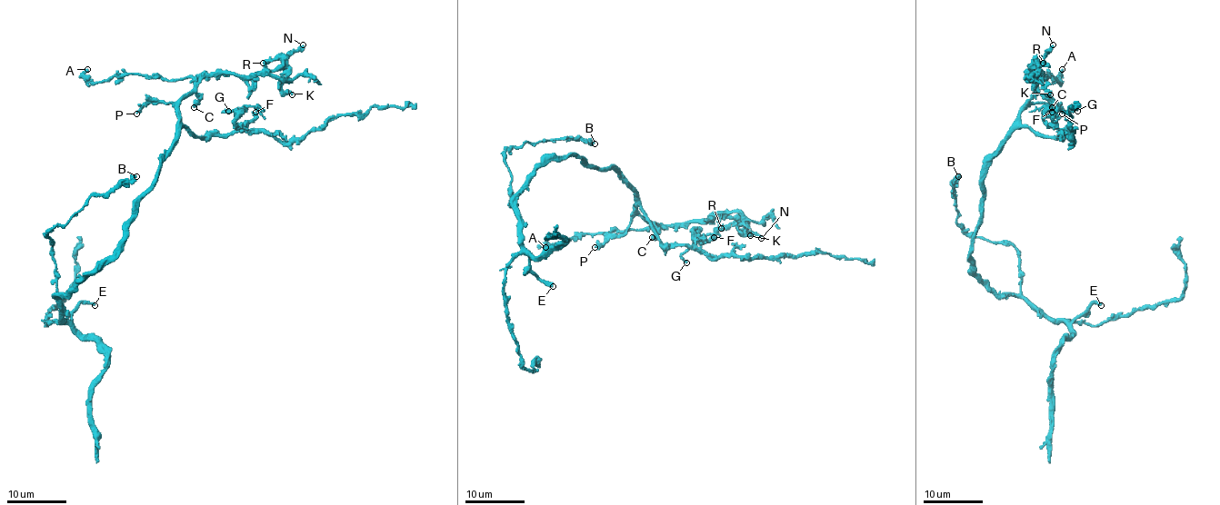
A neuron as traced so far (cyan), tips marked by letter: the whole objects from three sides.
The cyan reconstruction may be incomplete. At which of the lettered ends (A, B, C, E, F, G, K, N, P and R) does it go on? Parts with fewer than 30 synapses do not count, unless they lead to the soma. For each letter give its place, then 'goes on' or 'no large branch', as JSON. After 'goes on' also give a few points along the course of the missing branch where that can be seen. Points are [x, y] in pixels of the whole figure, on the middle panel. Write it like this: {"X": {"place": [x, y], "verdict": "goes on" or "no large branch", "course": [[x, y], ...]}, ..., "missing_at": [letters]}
{"A": {"place": [545, 247], "verdict": "no large branch"}, "B": {"place": [594, 143], "verdict": "no large branch"}, "C": {"place": [652, 237], "verdict": "no large branch"}, "E": {"place": [553, 286], "verdict": "goes on", "course": [[553, 286], [618, 331], [651, 335], [654, 331], [633, 312], [618, 310], [618, 292], [612, 282]]}, "F": {"place": [714, 237], "verdict": "no large branch"}, "G": {"place": [686, 262], "verdict": "no large branch"}, "K": {"place": [750, 235], "verdict": "no large branch"}, "N": {"place": [761, 238], "verdict": "no large branch"}, "P": {"place": [594, 247], "verdict": "no large branch"}, "R": {"place": [721, 228], "verdict": "no large branch"}, "missing_at": ["E"]}

